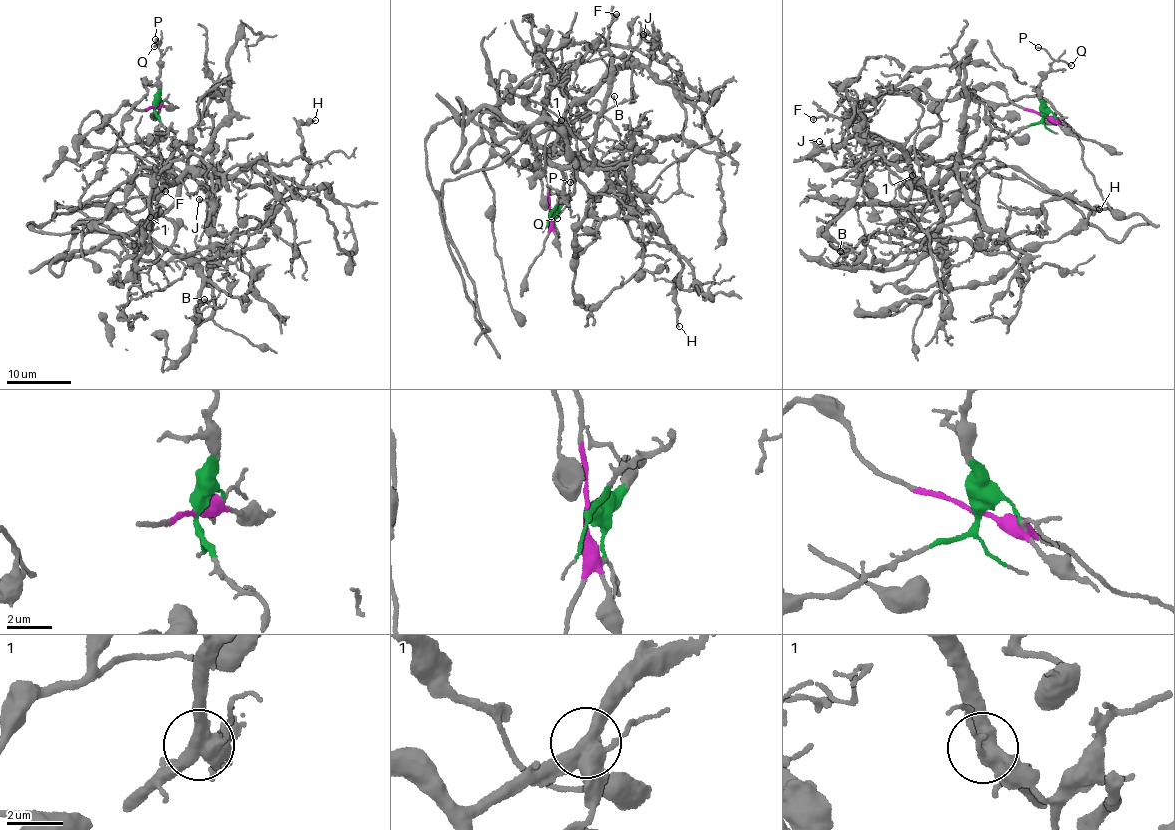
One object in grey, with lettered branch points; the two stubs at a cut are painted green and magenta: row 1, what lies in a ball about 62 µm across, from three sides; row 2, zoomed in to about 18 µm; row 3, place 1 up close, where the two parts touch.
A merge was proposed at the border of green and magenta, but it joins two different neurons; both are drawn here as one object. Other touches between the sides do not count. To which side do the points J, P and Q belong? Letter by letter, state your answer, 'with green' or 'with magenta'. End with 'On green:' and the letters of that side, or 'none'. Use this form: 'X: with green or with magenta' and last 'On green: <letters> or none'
J: with magenta
P: with green
Q: with green
On green: P, Q

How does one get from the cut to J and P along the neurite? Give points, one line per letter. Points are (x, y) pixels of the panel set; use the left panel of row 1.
J: (153, 106), (121, 107), (74, 162), (163, 163), (183, 143), (211, 179), (198, 198)
P: (153, 106), (159, 89), (159, 44), (155, 39)

